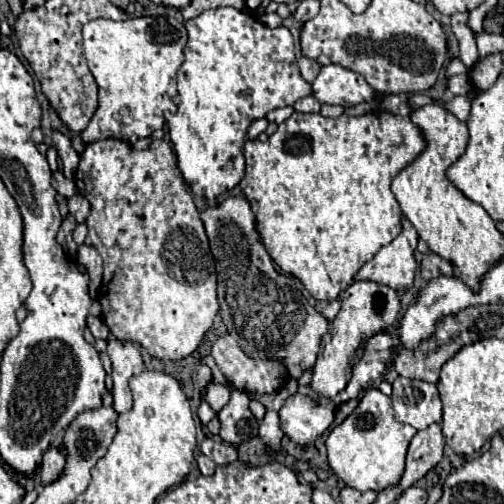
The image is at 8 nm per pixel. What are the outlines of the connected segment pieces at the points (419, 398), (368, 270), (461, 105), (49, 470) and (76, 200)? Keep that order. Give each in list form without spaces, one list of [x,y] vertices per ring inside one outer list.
[[[398,377],[392,387],[392,405],[398,421],[408,423],[414,429],[426,429],[428,425],[442,421],[442,401],[436,385]]]
[[[402,219],[402,233],[386,247],[382,247],[360,271],[356,277],[376,281],[380,285],[390,285],[396,291],[402,291],[412,285],[418,263],[414,259],[418,243],[418,233],[412,223]]]
[[[454,97],[450,103],[444,103],[444,101],[438,101],[438,103],[442,103],[450,113],[454,113],[460,121],[464,121],[466,117],[468,117],[468,113],[470,113],[470,103],[468,103],[468,99],[466,97]]]
[[[50,447],[46,449],[44,457],[42,457],[42,465],[40,465],[40,475],[42,475],[42,483],[52,483],[64,469],[64,455],[60,453],[58,447]]]
[[[74,195],[68,199],[68,209],[70,215],[76,219],[76,223],[84,223],[90,213],[90,203],[82,195]]]

